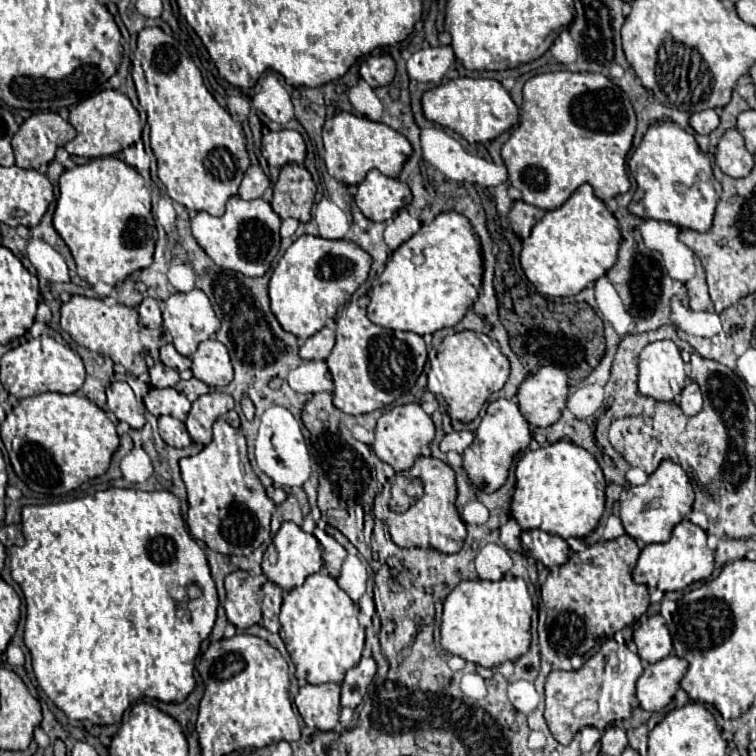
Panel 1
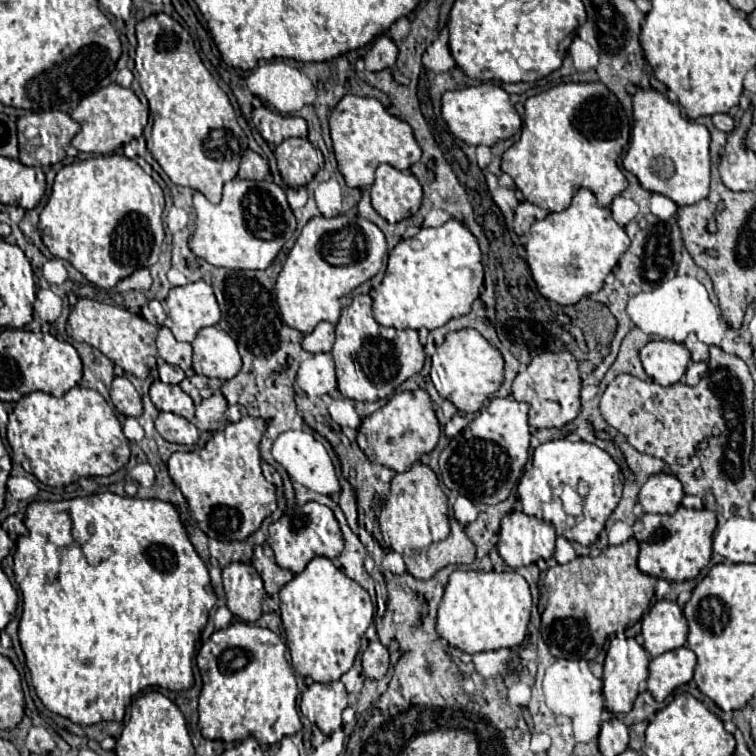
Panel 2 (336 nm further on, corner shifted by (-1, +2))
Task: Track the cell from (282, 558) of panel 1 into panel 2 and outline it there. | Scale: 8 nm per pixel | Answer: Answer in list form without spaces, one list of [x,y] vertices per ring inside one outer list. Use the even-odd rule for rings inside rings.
[[[309,502],[305,506],[297,506],[293,514],[285,514],[277,522],[273,522],[269,526],[267,544],[273,548],[275,560],[281,568],[299,574],[315,556],[325,556],[331,560],[337,558],[339,552],[343,550],[343,536],[333,512],[327,506]]]

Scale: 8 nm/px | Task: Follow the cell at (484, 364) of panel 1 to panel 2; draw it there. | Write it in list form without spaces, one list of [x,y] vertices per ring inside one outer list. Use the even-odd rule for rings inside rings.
[[[473,328],[449,332],[441,346],[434,345],[430,337],[431,335],[428,335],[424,349],[426,354],[431,356],[432,366],[429,376],[437,392],[443,398],[449,398],[463,414],[475,414],[503,384],[501,352]]]

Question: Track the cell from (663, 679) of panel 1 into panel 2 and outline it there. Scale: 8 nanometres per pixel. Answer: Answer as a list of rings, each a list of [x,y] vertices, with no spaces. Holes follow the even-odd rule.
[[[677,648],[665,652],[649,662],[647,690],[657,702],[663,702],[675,688],[687,684],[693,678],[695,654],[689,648]]]

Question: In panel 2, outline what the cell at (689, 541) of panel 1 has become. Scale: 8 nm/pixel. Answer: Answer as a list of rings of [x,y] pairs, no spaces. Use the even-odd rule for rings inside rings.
[[[679,506],[671,516],[645,514],[633,524],[635,538],[639,540],[639,570],[653,578],[665,578],[669,582],[693,580],[711,558],[711,540],[717,526],[717,518],[711,510],[689,510]]]

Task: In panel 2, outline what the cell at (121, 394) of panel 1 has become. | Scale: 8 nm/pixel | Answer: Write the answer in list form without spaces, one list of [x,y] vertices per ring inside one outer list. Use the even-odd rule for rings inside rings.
[[[125,376],[113,380],[113,384],[111,384],[111,400],[113,400],[115,408],[125,416],[139,418],[143,414],[141,396]]]

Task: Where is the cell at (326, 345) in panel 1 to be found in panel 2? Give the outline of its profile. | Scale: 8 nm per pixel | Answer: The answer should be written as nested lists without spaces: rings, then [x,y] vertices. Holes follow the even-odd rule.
[[[319,322],[311,334],[305,334],[301,346],[311,354],[319,354],[331,352],[333,342],[335,342],[335,326],[331,322]]]

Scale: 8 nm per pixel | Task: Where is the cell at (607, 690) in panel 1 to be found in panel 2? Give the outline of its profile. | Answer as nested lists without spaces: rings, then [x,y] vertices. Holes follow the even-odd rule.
[[[615,636],[605,656],[603,664],[603,696],[605,696],[605,710],[611,714],[627,714],[633,708],[633,702],[639,694],[641,682],[647,680],[647,664],[649,656],[635,638]]]

